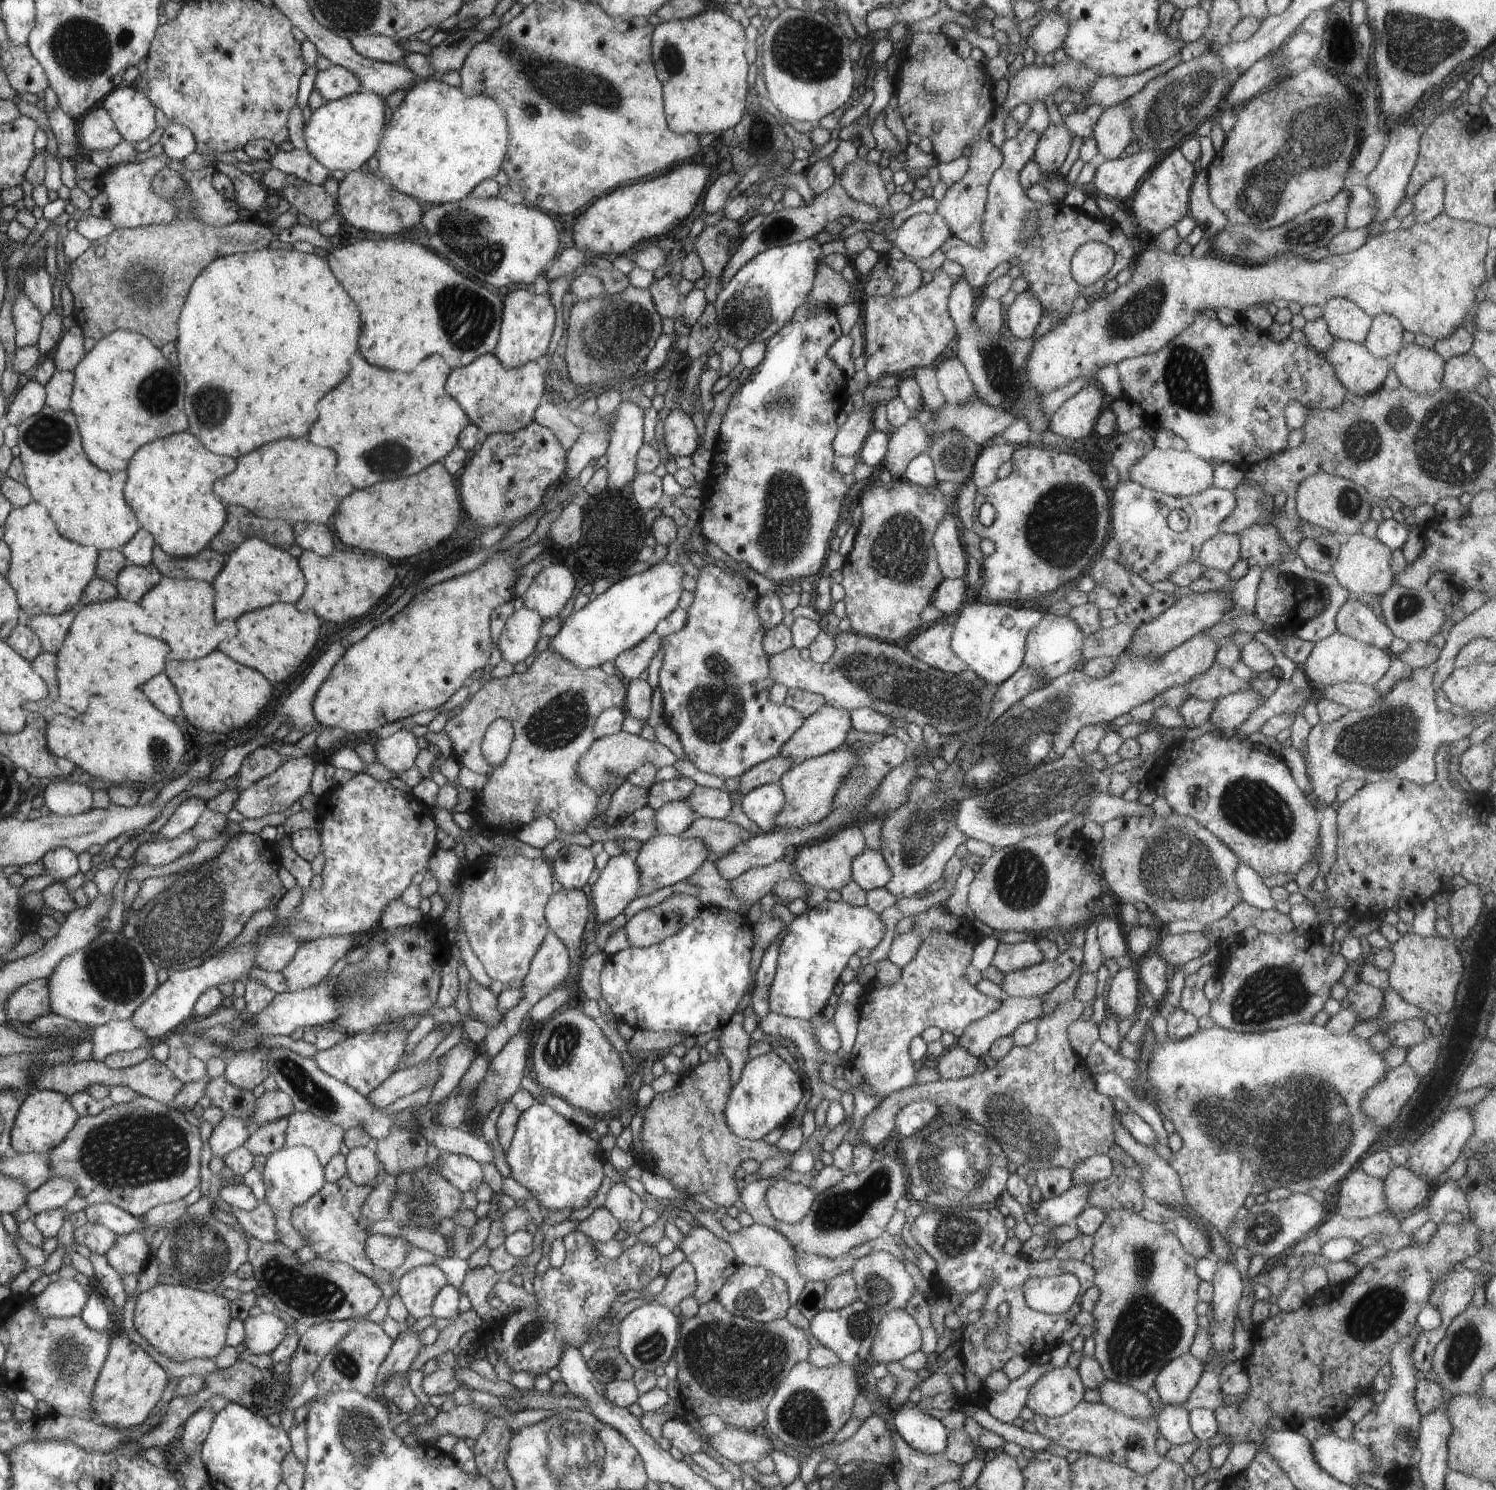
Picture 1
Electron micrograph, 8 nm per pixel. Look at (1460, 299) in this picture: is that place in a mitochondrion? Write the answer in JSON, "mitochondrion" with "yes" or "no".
{"mitochondrion":"no"}

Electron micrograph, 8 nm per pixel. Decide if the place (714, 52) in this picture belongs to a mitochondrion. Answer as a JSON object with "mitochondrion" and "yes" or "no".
{"mitochondrion":"no"}

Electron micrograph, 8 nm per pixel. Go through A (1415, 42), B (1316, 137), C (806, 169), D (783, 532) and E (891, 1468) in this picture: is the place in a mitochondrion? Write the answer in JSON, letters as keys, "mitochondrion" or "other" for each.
{"A":"mitochondrion","B":"mitochondrion","C":"other","D":"mitochondrion","E":"other"}

